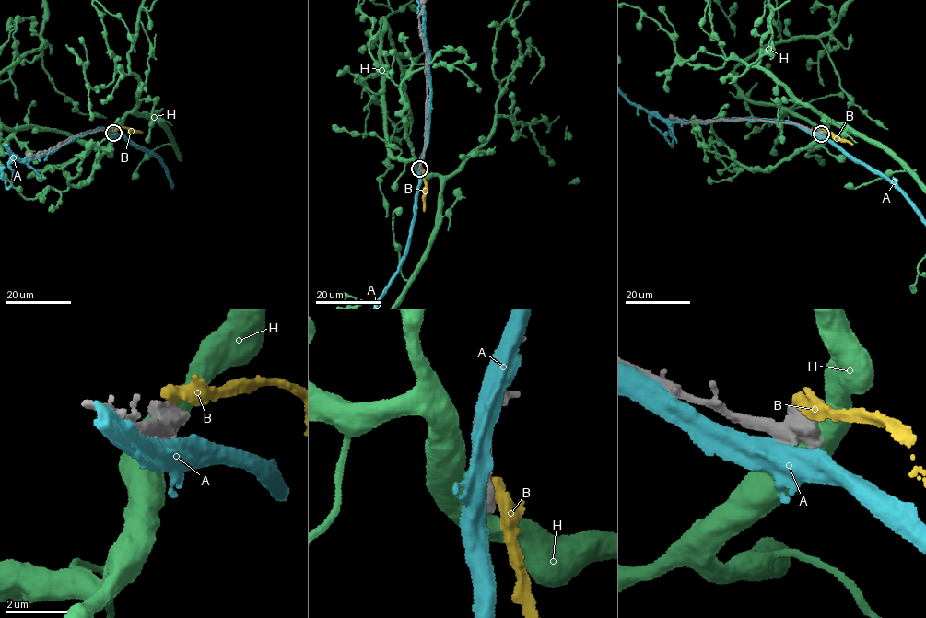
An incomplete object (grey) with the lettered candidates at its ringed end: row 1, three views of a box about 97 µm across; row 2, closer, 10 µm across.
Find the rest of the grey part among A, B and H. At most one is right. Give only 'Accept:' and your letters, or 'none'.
Accept: none

